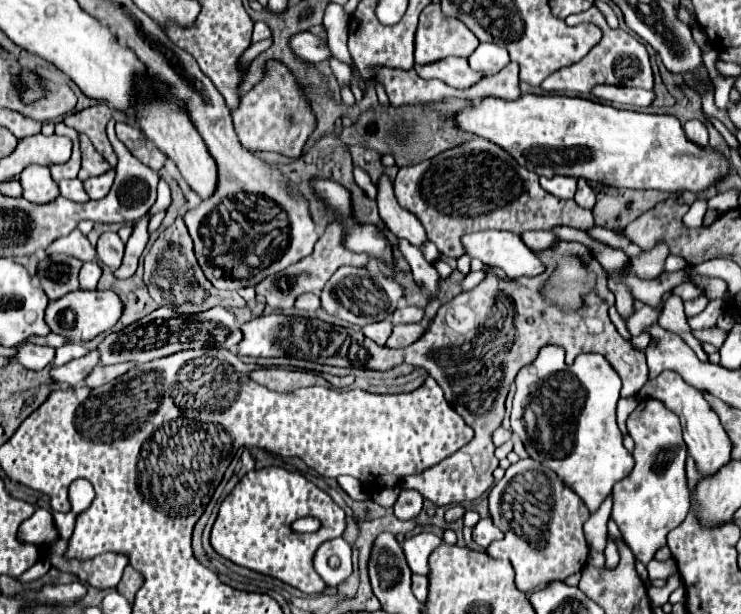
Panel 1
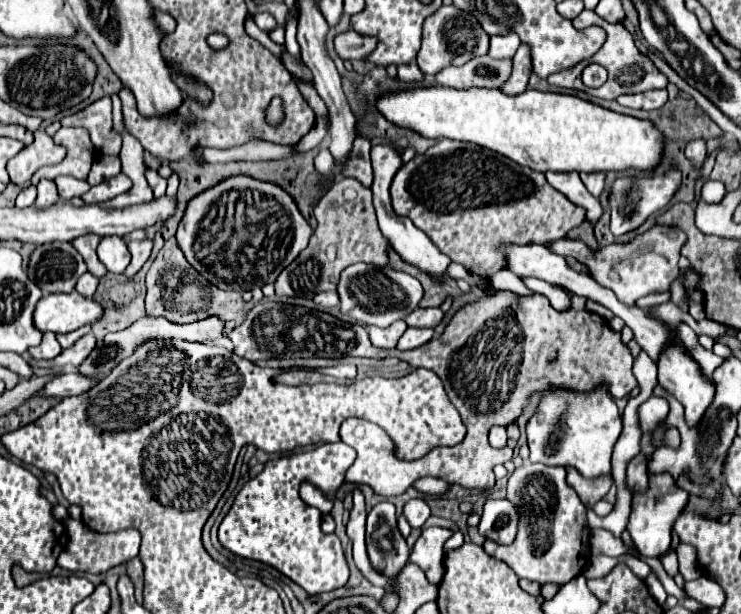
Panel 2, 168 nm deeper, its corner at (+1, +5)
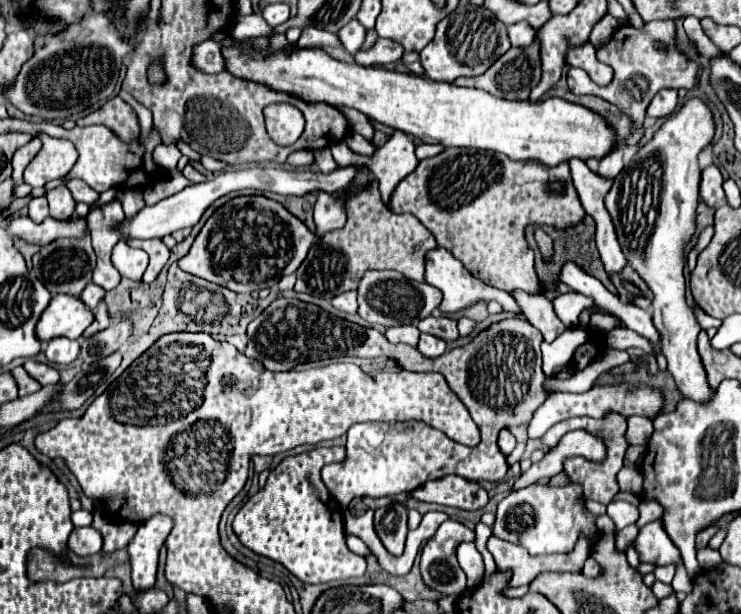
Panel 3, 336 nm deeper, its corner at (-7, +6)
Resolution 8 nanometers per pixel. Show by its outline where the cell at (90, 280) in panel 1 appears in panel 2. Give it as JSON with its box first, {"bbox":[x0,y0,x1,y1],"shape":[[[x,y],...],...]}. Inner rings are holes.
{"bbox":[75,272,99,298],"shape":[[[85,272],[85,274],[79,278],[79,282],[77,282],[75,290],[77,290],[81,296],[91,298],[91,296],[95,294],[95,290],[97,290],[97,284],[99,284],[99,280],[95,280],[89,272]]]}

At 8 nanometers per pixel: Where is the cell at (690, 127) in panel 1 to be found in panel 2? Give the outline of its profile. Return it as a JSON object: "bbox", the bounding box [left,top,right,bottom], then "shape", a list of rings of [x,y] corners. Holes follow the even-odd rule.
{"bbox":[685,140,707,170],"shape":[[[693,140],[693,142],[689,142],[687,148],[685,148],[685,156],[687,156],[687,160],[695,162],[695,168],[697,168],[697,170],[701,170],[701,168],[703,168],[703,162],[705,162],[705,156],[707,156],[707,152],[705,152],[705,142],[703,142],[703,140]]]}

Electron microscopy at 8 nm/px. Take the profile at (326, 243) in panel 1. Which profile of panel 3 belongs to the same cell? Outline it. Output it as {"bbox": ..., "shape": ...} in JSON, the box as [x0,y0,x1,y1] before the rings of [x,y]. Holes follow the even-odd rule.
{"bbox":[295,179,437,299],"shape":[[[371,179],[369,187],[365,187],[347,203],[345,227],[325,233],[325,237],[313,243],[311,253],[295,273],[295,291],[331,299],[339,293],[357,289],[357,277],[361,279],[367,269],[395,269],[409,279],[423,281],[423,255],[433,247],[437,247],[437,243],[431,231],[423,227],[411,213],[391,213],[381,201],[379,181]]]}

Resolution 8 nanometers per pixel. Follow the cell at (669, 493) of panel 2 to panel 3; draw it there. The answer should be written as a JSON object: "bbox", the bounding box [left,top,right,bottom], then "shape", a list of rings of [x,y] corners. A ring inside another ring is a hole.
{"bbox":[635,519,681,565],"shape":[[[659,519],[639,529],[635,547],[643,563],[669,565],[669,563],[679,563],[681,559],[681,553],[677,553],[677,547],[673,545],[673,541],[669,541],[669,535],[665,533]]]}

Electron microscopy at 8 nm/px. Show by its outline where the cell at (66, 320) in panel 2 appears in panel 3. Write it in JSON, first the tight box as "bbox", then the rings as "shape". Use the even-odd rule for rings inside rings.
{"bbox":[35,295,93,341],"shape":[[[55,295],[43,311],[35,333],[41,341],[49,341],[59,335],[79,339],[93,319],[93,311],[79,297]]]}

